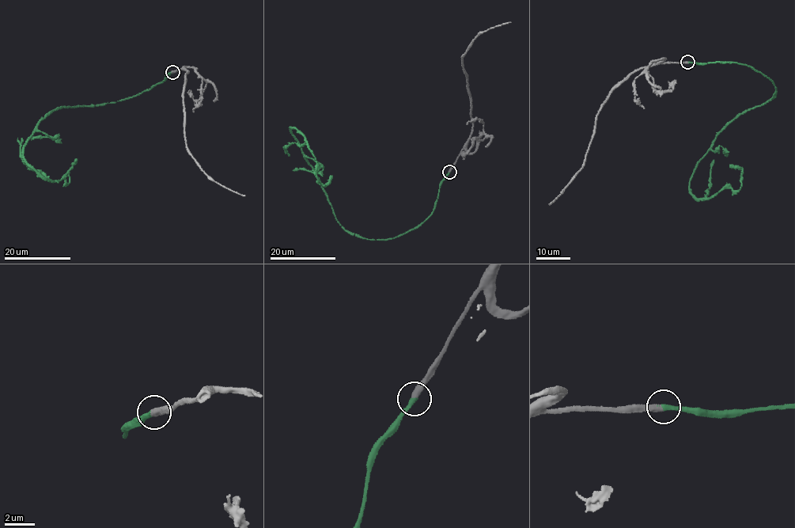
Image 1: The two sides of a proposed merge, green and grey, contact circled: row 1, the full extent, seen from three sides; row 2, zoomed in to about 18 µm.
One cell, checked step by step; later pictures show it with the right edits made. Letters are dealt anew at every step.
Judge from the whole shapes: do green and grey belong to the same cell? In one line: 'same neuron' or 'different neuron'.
same neuron

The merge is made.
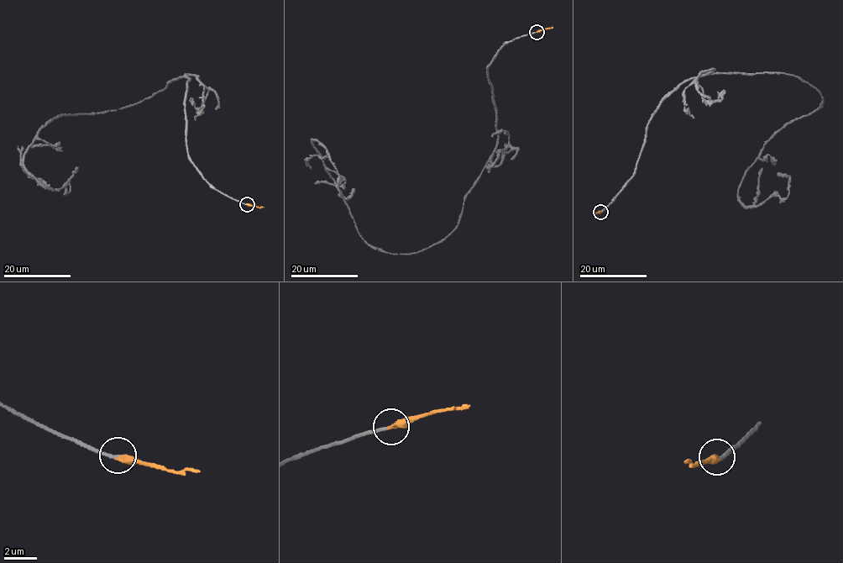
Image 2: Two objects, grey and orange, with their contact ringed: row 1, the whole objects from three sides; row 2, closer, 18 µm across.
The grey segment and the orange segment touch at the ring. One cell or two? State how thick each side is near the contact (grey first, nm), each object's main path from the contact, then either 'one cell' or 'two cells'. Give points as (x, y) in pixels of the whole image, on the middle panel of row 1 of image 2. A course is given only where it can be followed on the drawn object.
180/320 nm | grey via (537, 32), (489, 65), (498, 140), (442, 239), (372, 247), (311, 139), (342, 196), (354, 189) | orange via (537, 32), (553, 28) | one cell

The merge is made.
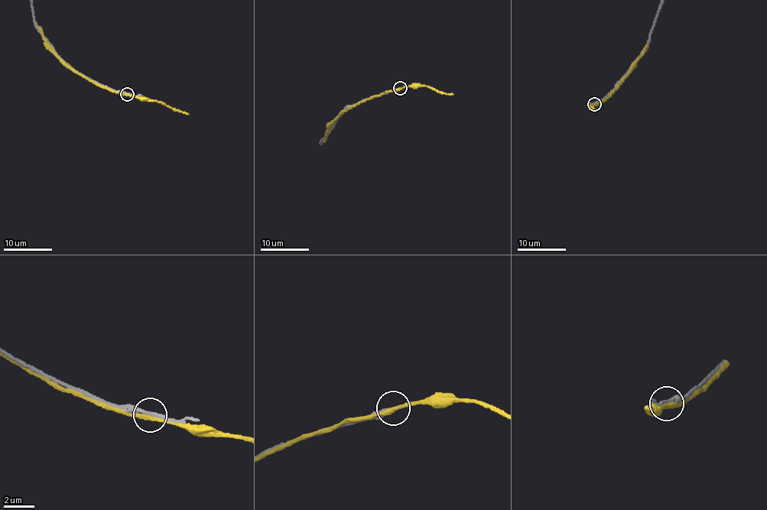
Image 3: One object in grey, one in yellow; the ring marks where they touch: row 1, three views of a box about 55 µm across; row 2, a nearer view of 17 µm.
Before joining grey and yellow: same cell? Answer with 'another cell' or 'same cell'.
another cell

